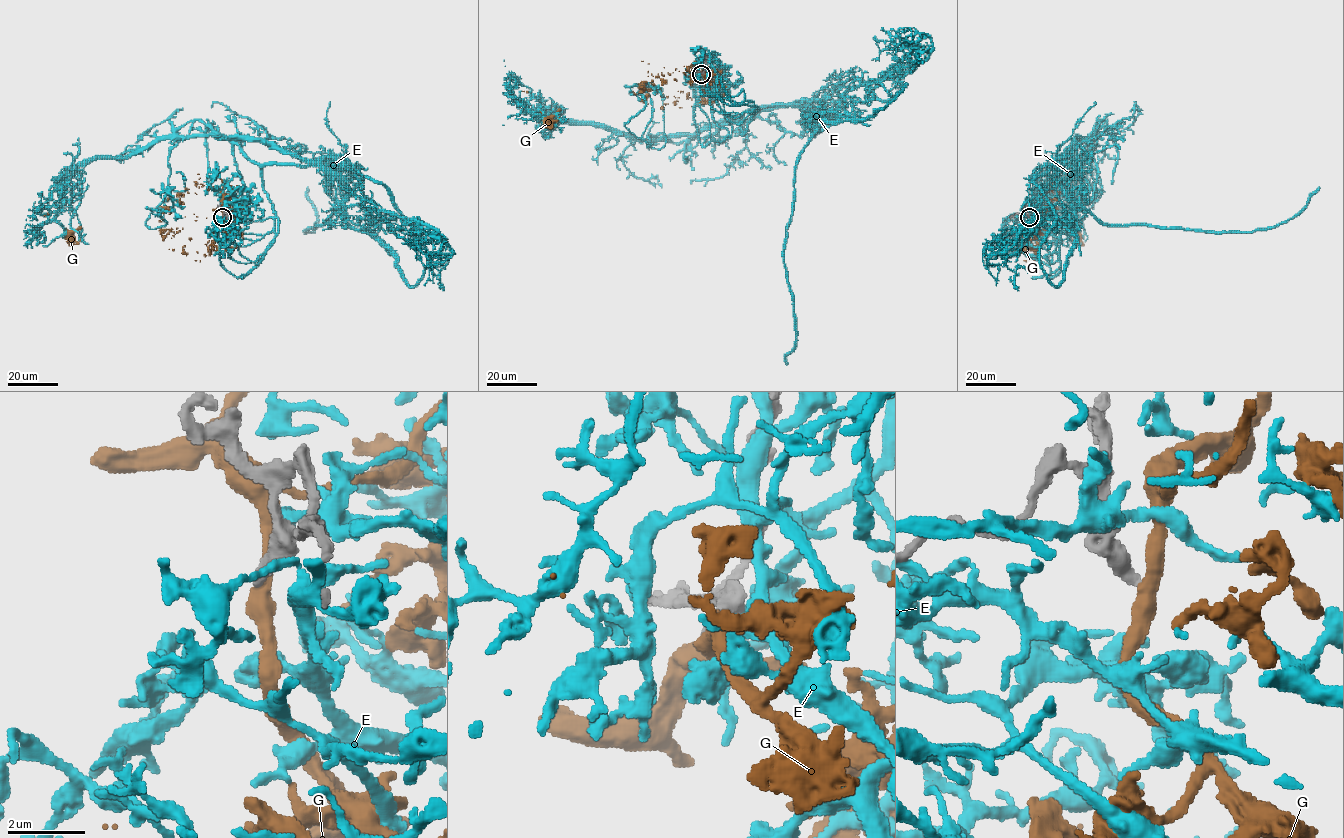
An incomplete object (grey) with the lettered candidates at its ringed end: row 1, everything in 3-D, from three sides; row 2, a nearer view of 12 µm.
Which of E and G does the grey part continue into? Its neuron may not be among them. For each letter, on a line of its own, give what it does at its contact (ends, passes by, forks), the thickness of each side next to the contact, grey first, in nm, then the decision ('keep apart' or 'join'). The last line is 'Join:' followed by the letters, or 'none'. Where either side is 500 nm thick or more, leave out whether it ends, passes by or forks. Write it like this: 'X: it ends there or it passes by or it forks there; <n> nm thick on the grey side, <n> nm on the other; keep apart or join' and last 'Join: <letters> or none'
E: it passes by; 400 nm thick on the grey side, 320 nm on the other; keep apart
G: it passes by; 300 nm thick on the grey side, 420 nm on the other; keep apart
Join: none

